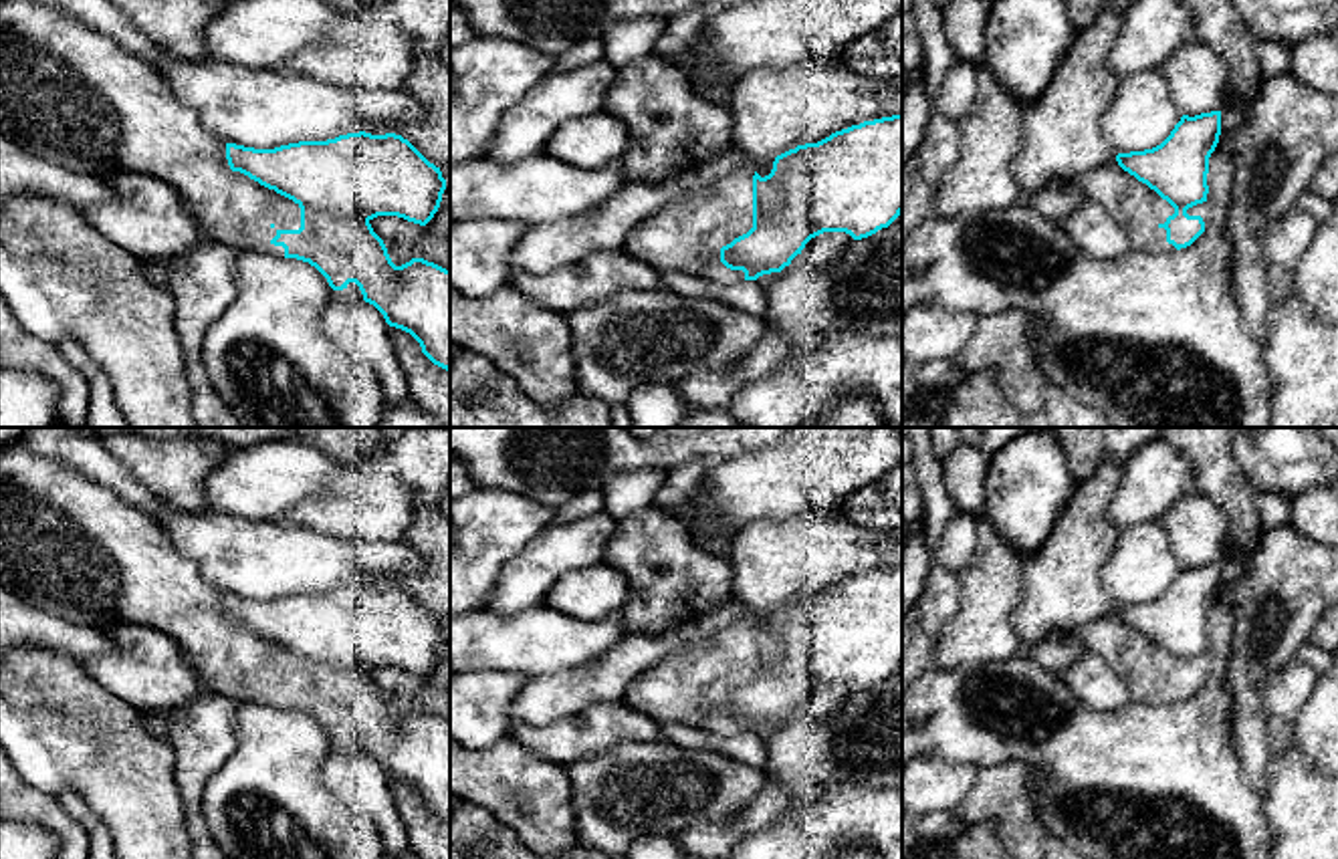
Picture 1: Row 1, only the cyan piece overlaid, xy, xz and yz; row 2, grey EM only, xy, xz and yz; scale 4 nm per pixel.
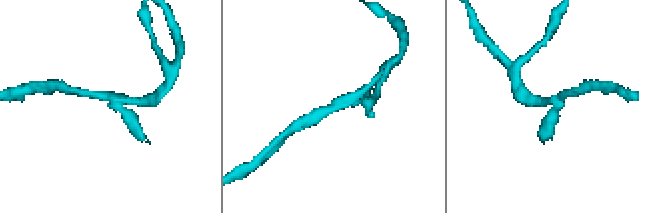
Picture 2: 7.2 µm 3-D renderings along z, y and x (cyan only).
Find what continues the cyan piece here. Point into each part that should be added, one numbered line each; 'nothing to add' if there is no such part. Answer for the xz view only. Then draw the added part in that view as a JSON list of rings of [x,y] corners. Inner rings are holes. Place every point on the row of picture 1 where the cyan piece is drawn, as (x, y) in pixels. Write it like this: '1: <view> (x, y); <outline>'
1: xz (687, 234); [[[741,165],[708,188],[688,192],[630,232],[622,250],[656,270],[682,270],[714,278],[722,284],[745,280],[743,270],[720,262],[720,248],[753,228],[753,167]]]

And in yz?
1: yz (1133, 204); [[[1116,155],[1078,181],[1086,200],[1102,206],[1122,226],[1132,250],[1142,254],[1177,250],[1166,242],[1166,230],[1162,228],[1175,208],[1146,183],[1124,171]]]

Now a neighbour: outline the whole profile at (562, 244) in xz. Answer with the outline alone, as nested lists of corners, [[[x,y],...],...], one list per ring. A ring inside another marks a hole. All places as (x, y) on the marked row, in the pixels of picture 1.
[[[733,143],[700,165],[680,169],[654,183],[624,186],[607,202],[571,220],[529,228],[511,250],[507,270],[547,274],[573,268],[585,256],[622,250],[626,238],[644,220],[674,204],[688,192],[708,188],[741,165],[751,165],[761,177],[773,169],[773,159],[757,161]]]

